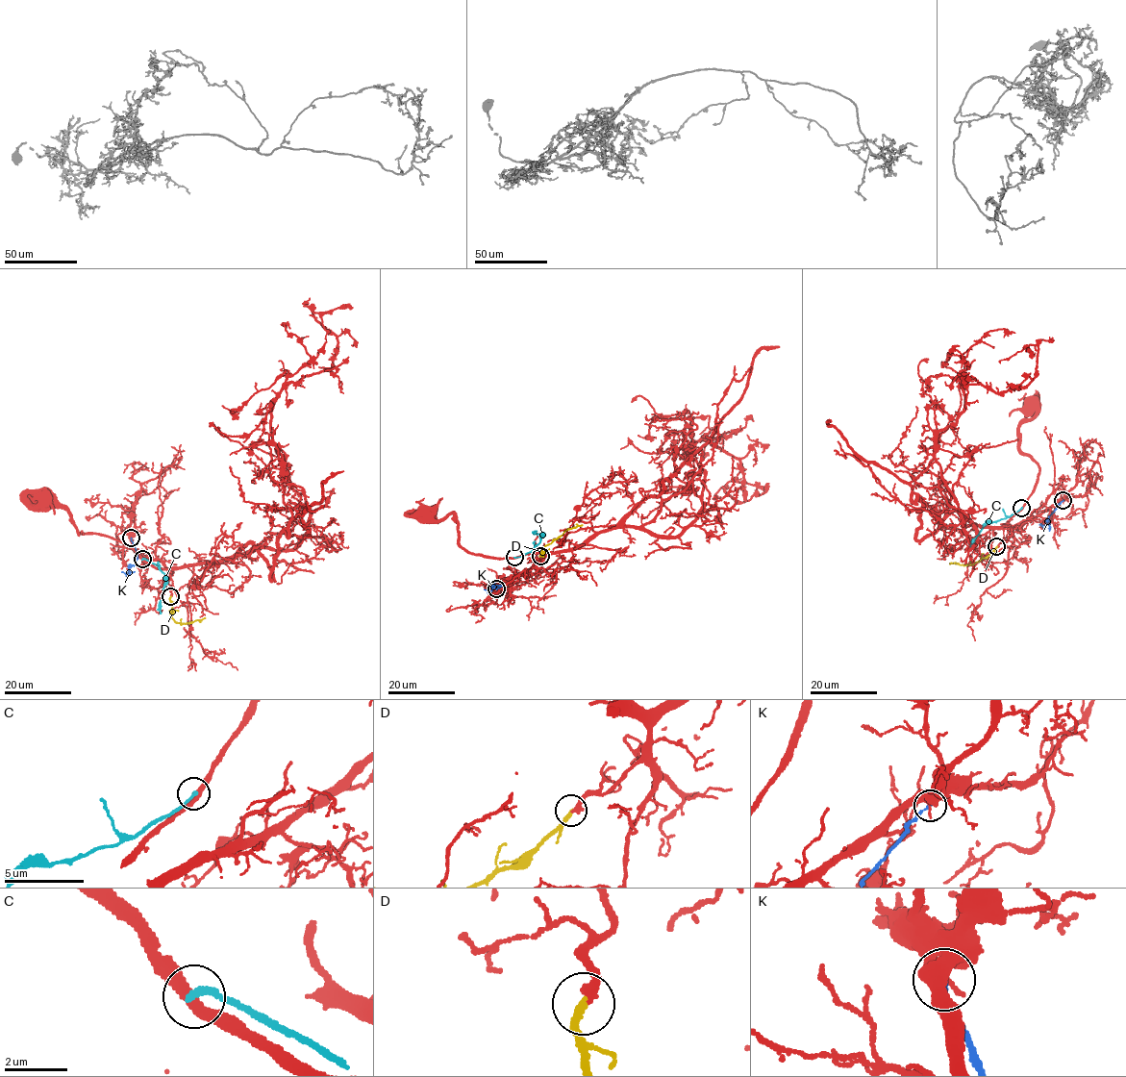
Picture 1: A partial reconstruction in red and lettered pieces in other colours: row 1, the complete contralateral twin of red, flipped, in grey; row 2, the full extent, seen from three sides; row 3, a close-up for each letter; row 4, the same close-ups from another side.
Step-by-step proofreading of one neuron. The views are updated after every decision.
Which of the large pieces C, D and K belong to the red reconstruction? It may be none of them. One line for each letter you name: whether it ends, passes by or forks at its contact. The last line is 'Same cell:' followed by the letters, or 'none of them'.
D: it ends there
Same cell: D

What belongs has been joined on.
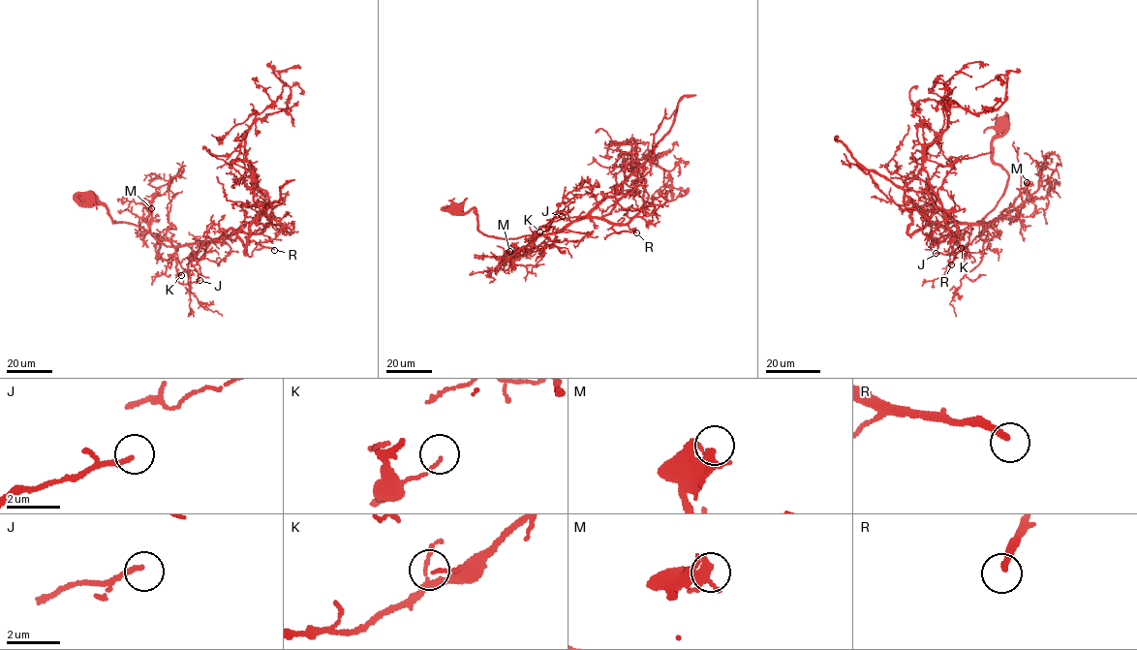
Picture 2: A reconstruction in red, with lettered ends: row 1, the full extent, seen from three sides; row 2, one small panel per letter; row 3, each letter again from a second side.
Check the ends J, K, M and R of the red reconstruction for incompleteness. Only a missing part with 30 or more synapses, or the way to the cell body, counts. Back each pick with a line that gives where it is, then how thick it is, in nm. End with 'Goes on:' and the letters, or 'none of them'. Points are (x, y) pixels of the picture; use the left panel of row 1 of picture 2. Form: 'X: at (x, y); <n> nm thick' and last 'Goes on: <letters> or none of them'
M: at (151, 208); 320 nm thick
R: at (274, 250); 240 nm thick
Goes on: M, R

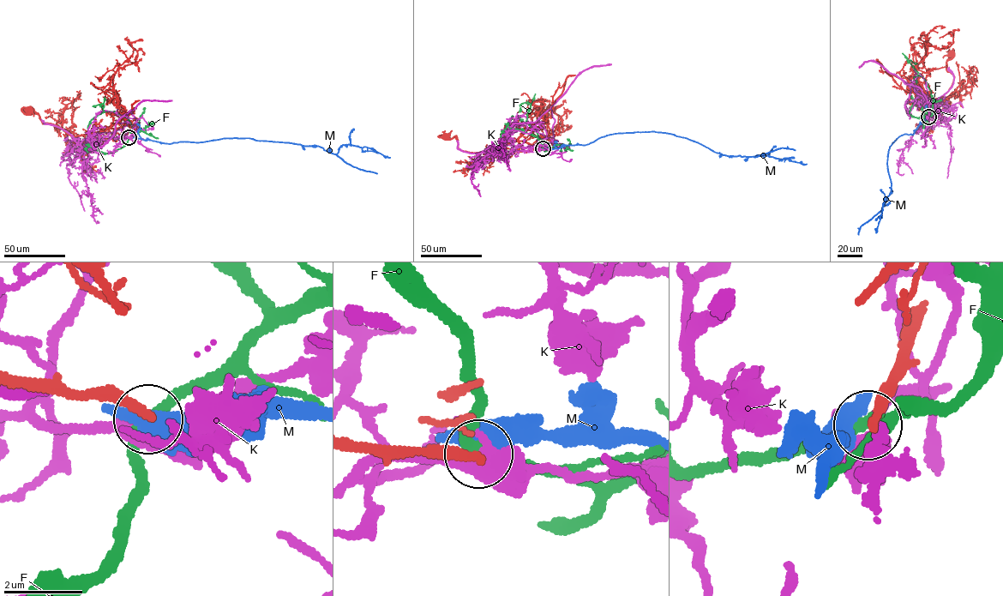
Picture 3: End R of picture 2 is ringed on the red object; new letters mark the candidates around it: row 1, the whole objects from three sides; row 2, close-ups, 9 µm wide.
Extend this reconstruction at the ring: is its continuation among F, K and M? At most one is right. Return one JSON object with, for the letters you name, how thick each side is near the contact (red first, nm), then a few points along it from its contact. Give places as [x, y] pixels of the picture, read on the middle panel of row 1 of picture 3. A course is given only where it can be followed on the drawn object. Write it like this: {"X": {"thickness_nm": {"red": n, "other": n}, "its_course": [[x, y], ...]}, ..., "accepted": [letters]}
{"accepted": []}

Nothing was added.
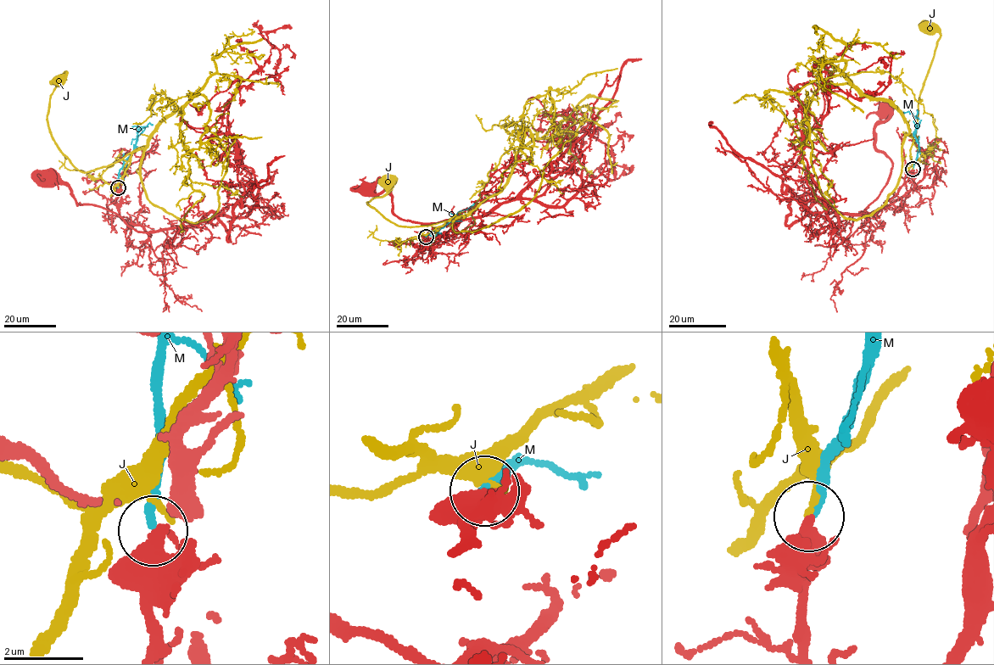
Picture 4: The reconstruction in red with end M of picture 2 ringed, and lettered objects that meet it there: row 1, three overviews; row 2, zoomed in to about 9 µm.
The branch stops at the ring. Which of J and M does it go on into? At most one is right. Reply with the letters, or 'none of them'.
M

